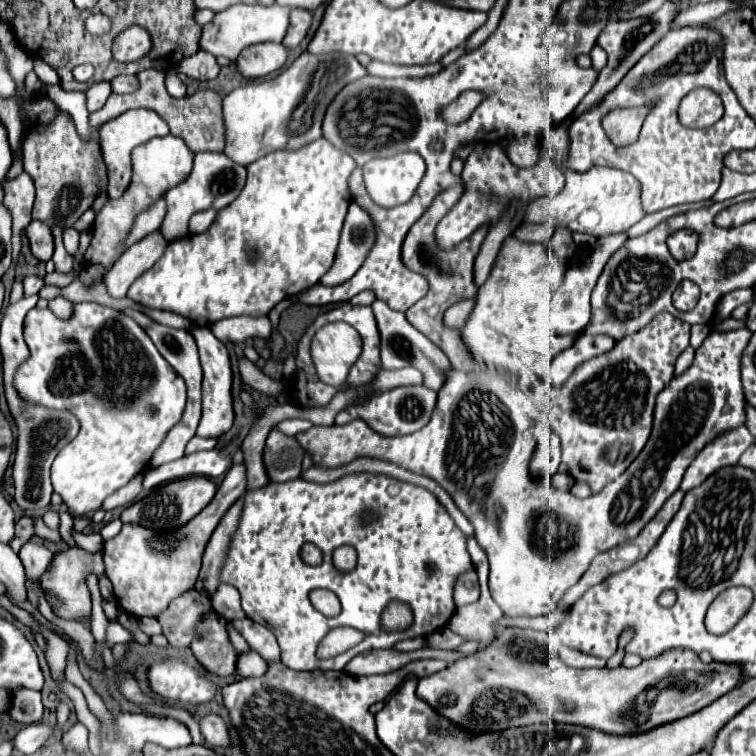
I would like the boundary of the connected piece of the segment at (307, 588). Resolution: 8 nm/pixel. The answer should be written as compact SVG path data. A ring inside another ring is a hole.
M359 472L359 474L351 474L351 476L343 476L341 480L335 480L335 482L329 482L329 484L315 484L315 482L307 482L307 480L289 480L289 482L283 482L283 484L271 484L271 486L265 486L265 488L258 488L250 490L246 493L243 510L241 512L241 518L239 518L239 528L233 532L231 536L231 544L227 546L227 554L225 554L225 562L221 566L221 572L219 572L219 582L221 584L229 584L229 586L235 586L241 594L241 606L243 606L243 612L247 618L251 620L257 620L259 624L265 624L267 628L271 628L275 634L277 634L277 642L281 646L281 660L287 668L291 670L343 670L347 666L347 662L351 658L355 658L357 654L361 652L367 652L367 650L383 650L383 648L393 648L397 642L401 640L409 640L409 638L415 638L415 636L429 636L433 634L435 630L447 626L449 618L453 616L453 610L455 610L455 604L453 604L453 582L459 574L467 572L473 568L469 552L467 552L467 536L455 526L455 522L451 520L451 516L447 514L447 510L443 508L443 504L439 504L435 500L435 496L431 496L429 490L425 488L419 488L415 484L409 484L409 482L401 482L401 480L395 480L391 476L377 476L377 474L369 474L369 472ZM365 512L371 512L377 516L377 520L373 520L371 524L361 524L361 514ZM319 518L343 518L341 520L341 528L339 524L327 524L327 520L319 520ZM303 544L315 544L321 552L323 552L323 562L319 566L309 566L303 562L301 558L301 548ZM341 544L351 544L355 550L357 550L357 568L351 570L351 572L341 572L333 566L333 560L331 560L331 554L335 548L339 548ZM433 564L435 566L435 572L429 572L427 566ZM315 588L325 588L325 590L331 590L339 596L341 600L341 614L335 616L335 618L327 618L323 616L319 610L313 608L313 604L309 602L309 592L315 590ZM391 602L405 602L409 604L411 612L413 612L413 624L405 630L383 630L381 628L381 614L383 610L391 604ZM339 626L351 626L355 630L361 630L365 634L363 642L359 642L357 646L341 652L339 656L335 658L327 658L327 660L321 660L317 658L317 646L319 642L329 634L329 630L333 628L339 628Z

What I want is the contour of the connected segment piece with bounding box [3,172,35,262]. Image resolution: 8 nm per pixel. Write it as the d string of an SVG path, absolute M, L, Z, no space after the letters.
M25 172L19 174L15 180L5 182L5 200L3 206L13 216L13 262L17 262L21 254L21 232L31 222L31 208L35 202L35 186L31 176Z

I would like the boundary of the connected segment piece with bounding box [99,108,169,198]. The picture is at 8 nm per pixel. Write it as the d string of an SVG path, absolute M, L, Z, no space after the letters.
M139 108L139 110L129 110L123 116L117 116L115 120L109 120L107 124L103 124L99 128L99 132L101 132L101 144L103 144L103 158L105 158L107 174L109 174L107 194L109 194L109 198L119 198L127 190L131 176L133 176L133 166L131 166L133 148L149 142L155 136L167 136L169 126L157 112Z

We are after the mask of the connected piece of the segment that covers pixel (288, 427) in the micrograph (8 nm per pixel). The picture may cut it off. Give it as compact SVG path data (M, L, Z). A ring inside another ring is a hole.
M293 418L293 420L283 420L283 424L277 426L281 432L285 434L291 434L291 436L297 436L301 432L307 432L311 428L311 422L309 420L299 420L299 418Z

